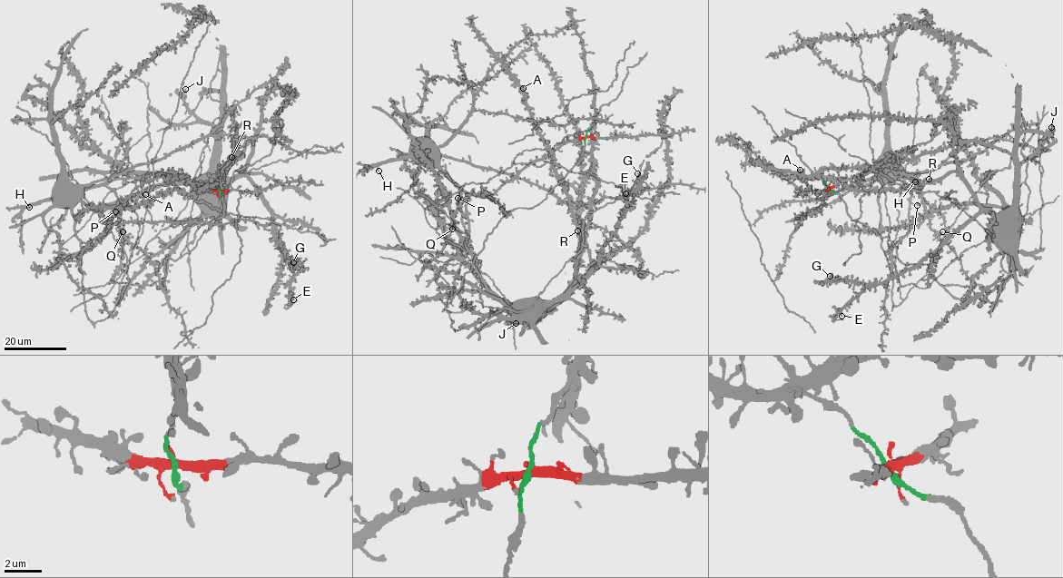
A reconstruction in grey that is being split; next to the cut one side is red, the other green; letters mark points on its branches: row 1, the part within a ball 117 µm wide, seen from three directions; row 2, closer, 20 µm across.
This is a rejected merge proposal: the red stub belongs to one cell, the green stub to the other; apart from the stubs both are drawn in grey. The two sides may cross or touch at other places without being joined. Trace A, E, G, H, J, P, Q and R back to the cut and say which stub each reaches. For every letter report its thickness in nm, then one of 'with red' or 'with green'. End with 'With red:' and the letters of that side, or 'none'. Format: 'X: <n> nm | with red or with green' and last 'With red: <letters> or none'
A: 280 nm | with green
E: 280 nm | with green
G: 240 nm | with green
H: 240 nm | with red
J: 500 nm | with green
P: 400 nm | with red
Q: 200 nm | with red
R: 360 nm | with green
With red: H, P, Q

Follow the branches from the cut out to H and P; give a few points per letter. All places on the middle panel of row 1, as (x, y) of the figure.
H: (586, 136), (567, 140), (529, 162), (484, 196), (467, 194), (441, 171), (409, 158), (385, 161), (378, 171)
P: (586, 136), (567, 140), (542, 159), (529, 162), (488, 196), (467, 194), (457, 186), (462, 201), (457, 198)

